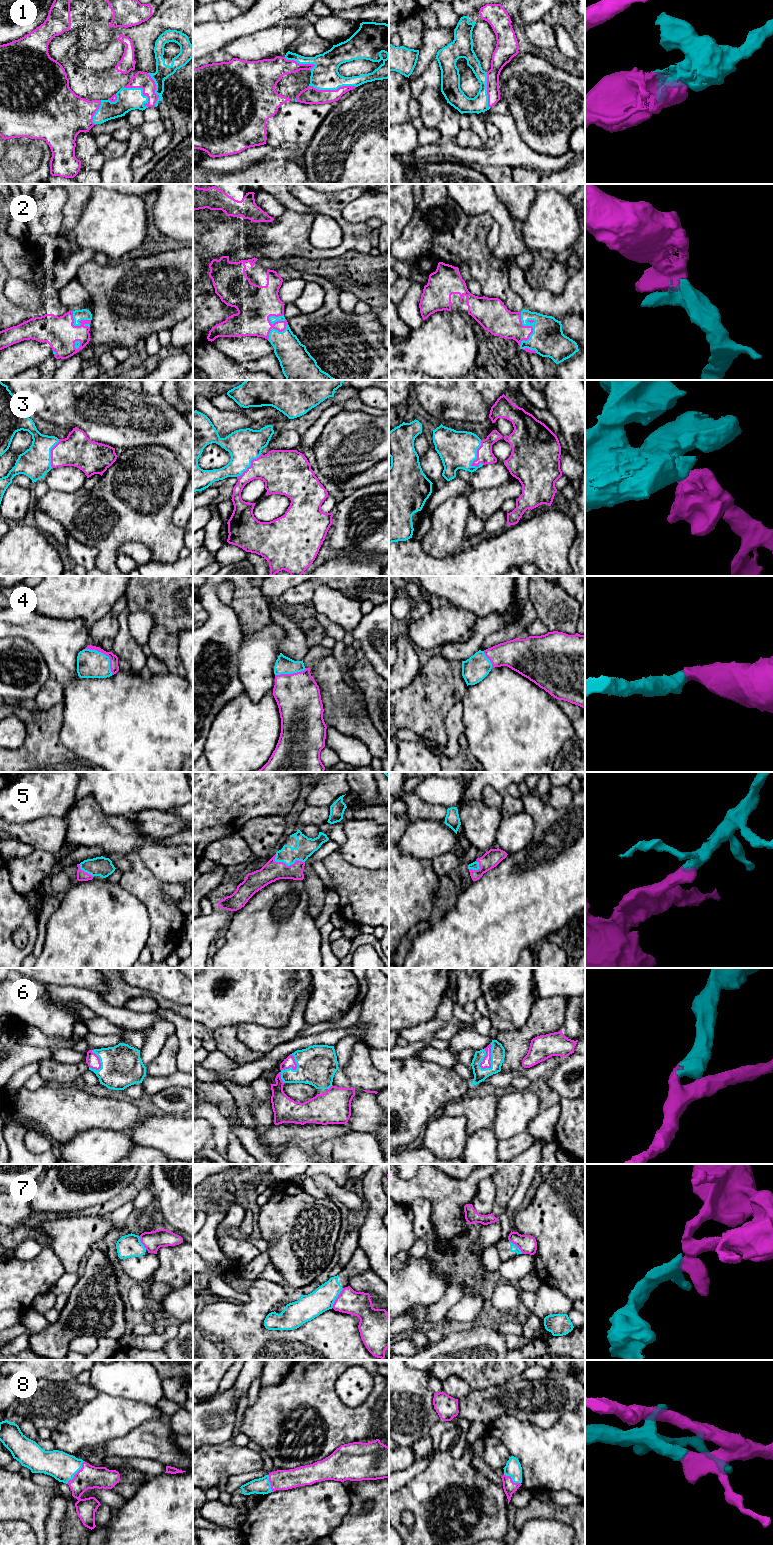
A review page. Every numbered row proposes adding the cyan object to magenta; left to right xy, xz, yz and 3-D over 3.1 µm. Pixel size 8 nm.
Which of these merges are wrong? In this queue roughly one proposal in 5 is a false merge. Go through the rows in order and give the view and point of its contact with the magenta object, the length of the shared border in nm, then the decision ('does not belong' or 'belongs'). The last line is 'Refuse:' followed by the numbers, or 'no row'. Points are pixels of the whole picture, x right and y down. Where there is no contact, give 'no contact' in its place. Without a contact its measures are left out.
1: contact xz (332, 90); length 380 nm; belongs
2: contact yz (532, 327); length 280 nm; belongs
3: contact yz (477, 453); length 240 nm; belongs
4: contact xy (104, 653); length 320 nm; belongs
5: contact xz (288, 866); length 260 nm; belongs
6: contact yz (490, 1059); length 220 nm; belongs
7: contact xz (336, 1298); length 180 nm; does not belong
8: contact xy (76, 1473); length 240 nm; belongs
Refuse: 7

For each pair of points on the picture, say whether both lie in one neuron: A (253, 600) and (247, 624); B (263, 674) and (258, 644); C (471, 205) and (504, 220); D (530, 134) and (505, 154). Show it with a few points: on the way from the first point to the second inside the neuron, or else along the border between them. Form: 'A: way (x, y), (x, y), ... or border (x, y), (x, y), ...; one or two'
A: way (252, 606), (251, 618); one
B: way (258, 667), (258, 651); one
C: way (479, 205), (489, 205), (496, 212); one
D: border (513, 119), (519, 136), (533, 150), (542, 154); two

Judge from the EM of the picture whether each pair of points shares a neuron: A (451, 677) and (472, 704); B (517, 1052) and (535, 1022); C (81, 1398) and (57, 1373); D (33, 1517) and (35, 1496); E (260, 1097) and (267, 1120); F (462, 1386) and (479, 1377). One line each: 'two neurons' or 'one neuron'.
A: two neurons
B: one neuron
C: two neurons
D: one neuron
E: one neuron
F: two neurons

